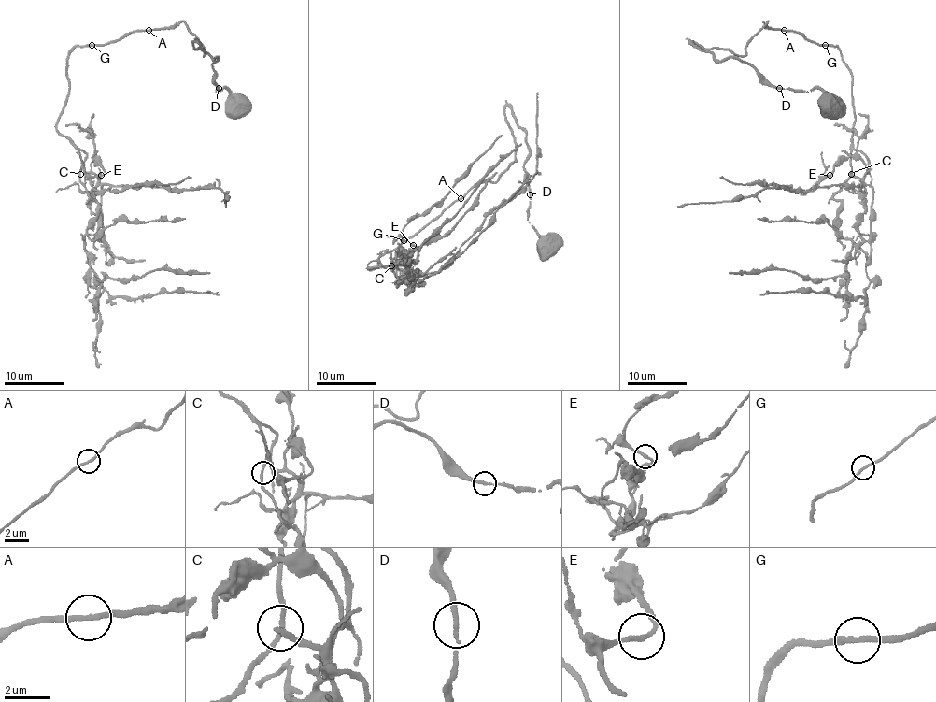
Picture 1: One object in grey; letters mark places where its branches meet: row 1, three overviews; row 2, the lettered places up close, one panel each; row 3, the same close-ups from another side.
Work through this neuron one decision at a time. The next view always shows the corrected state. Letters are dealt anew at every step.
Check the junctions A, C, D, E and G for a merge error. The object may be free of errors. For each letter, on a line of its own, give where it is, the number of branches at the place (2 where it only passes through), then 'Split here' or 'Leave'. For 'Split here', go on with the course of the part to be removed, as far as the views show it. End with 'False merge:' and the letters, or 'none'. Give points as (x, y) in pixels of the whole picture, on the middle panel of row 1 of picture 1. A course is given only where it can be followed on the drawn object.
A: Place: (460, 198). Branches: 2. Leave
C: Place: (391, 265). Branches: 2. Leave
D: Place: (530, 194). Branches: 2. Leave
E: Place: (413, 245). Branches: 2. Leave
G: Place: (404, 240). Branches: 2. Leave
False merge: none

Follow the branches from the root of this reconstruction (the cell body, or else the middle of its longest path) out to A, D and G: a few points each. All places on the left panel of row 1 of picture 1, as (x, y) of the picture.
A: (236, 102), (225, 89), (216, 90), (218, 59), (196, 42), (193, 47), (204, 55), (183, 21), (148, 30)
D: (236, 102), (225, 89), (219, 89)
G: (236, 102), (225, 89), (216, 90), (218, 59), (196, 42), (193, 47), (204, 55), (183, 21), (92, 45)

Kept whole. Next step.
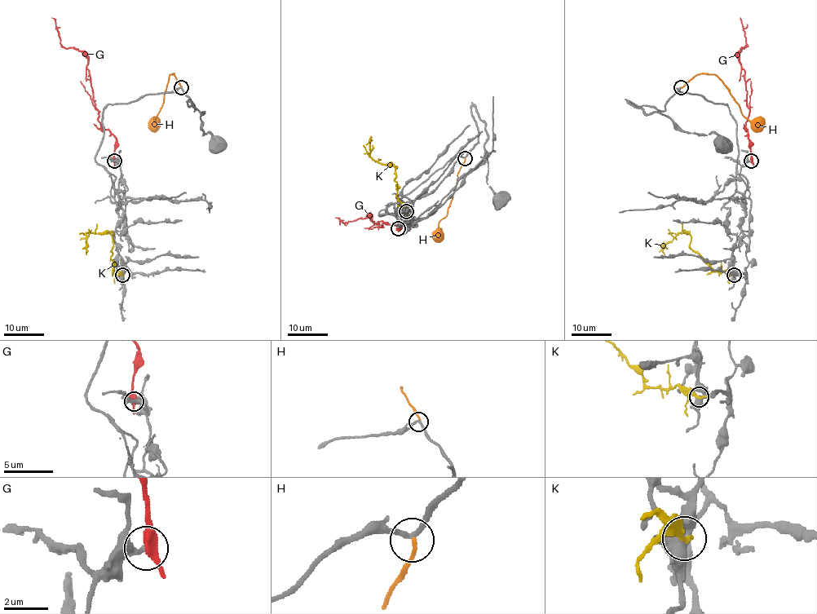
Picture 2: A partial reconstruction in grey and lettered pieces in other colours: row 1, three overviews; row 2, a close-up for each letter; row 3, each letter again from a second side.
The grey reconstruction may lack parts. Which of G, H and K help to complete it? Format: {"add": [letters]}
{"add": []}

